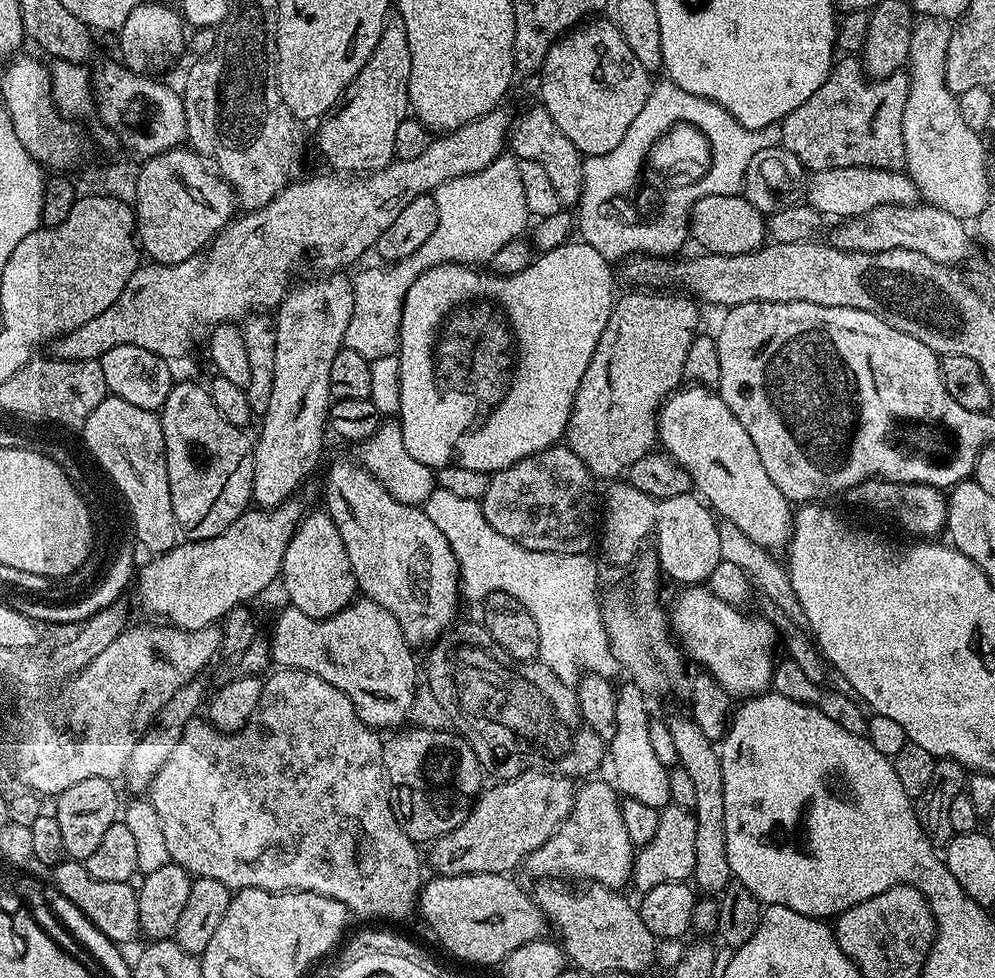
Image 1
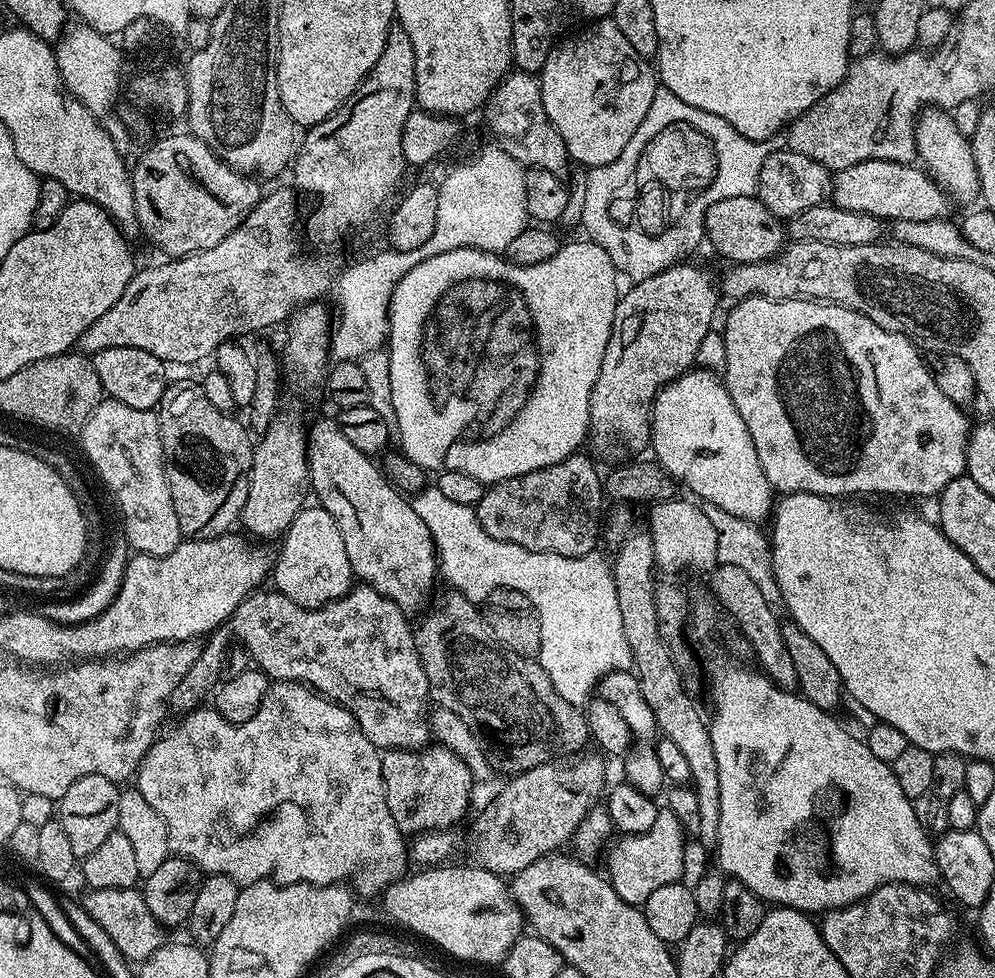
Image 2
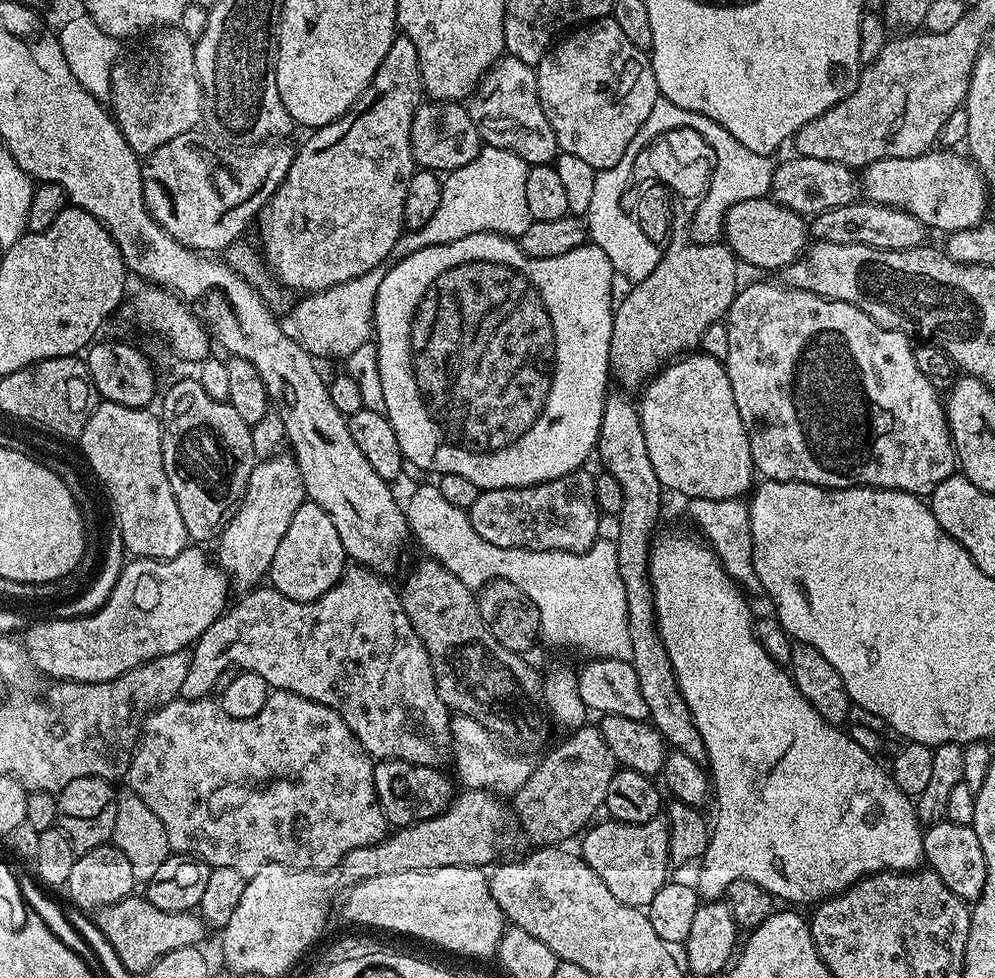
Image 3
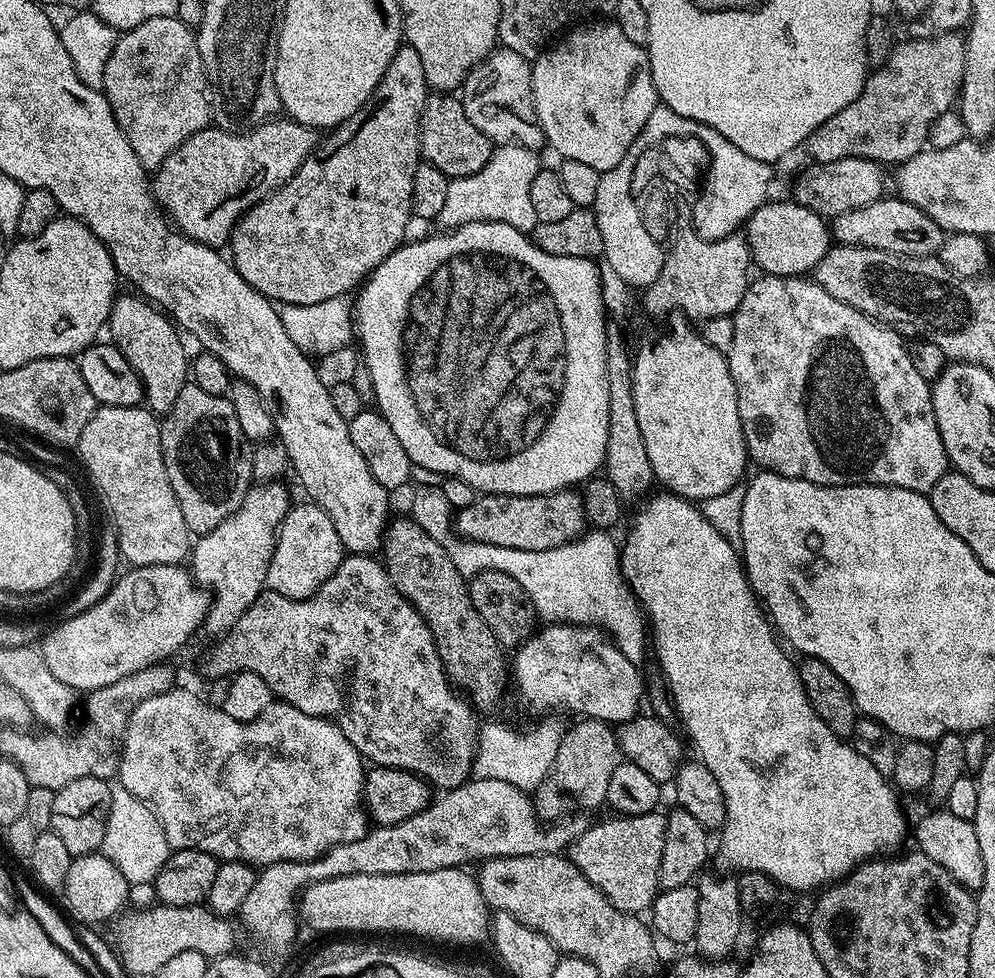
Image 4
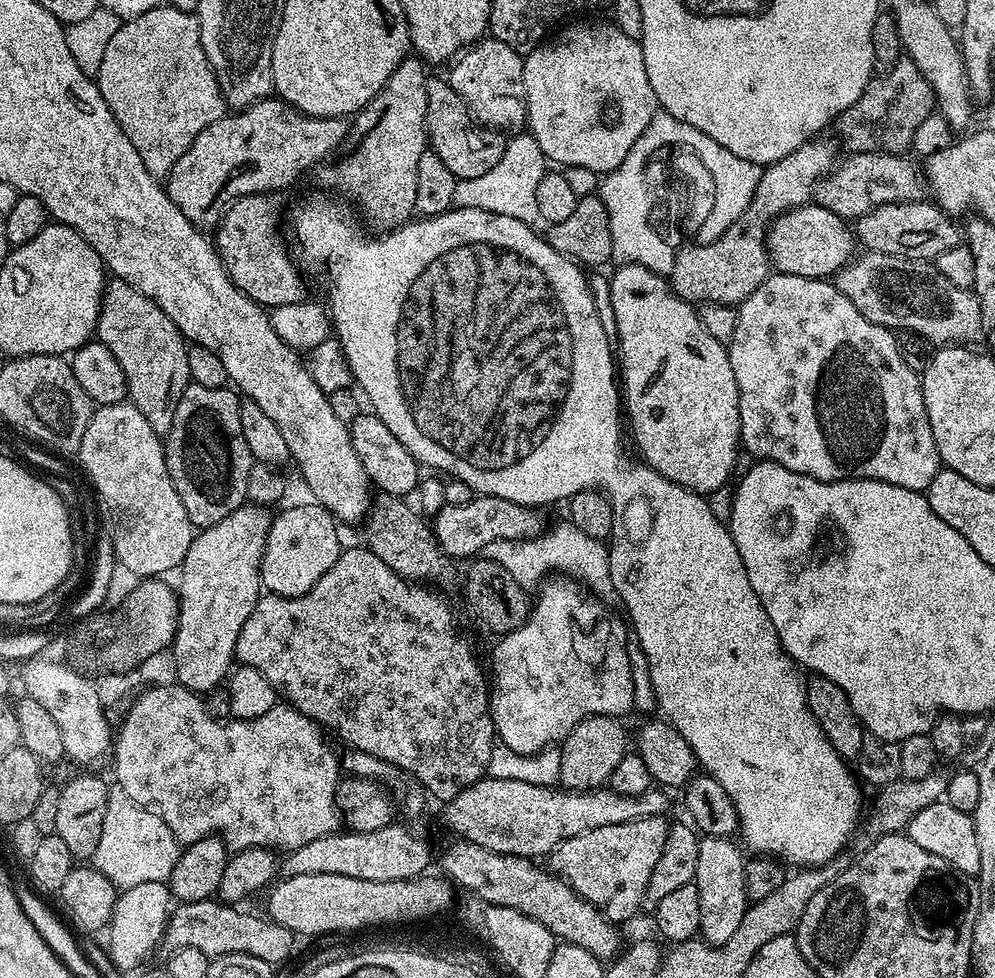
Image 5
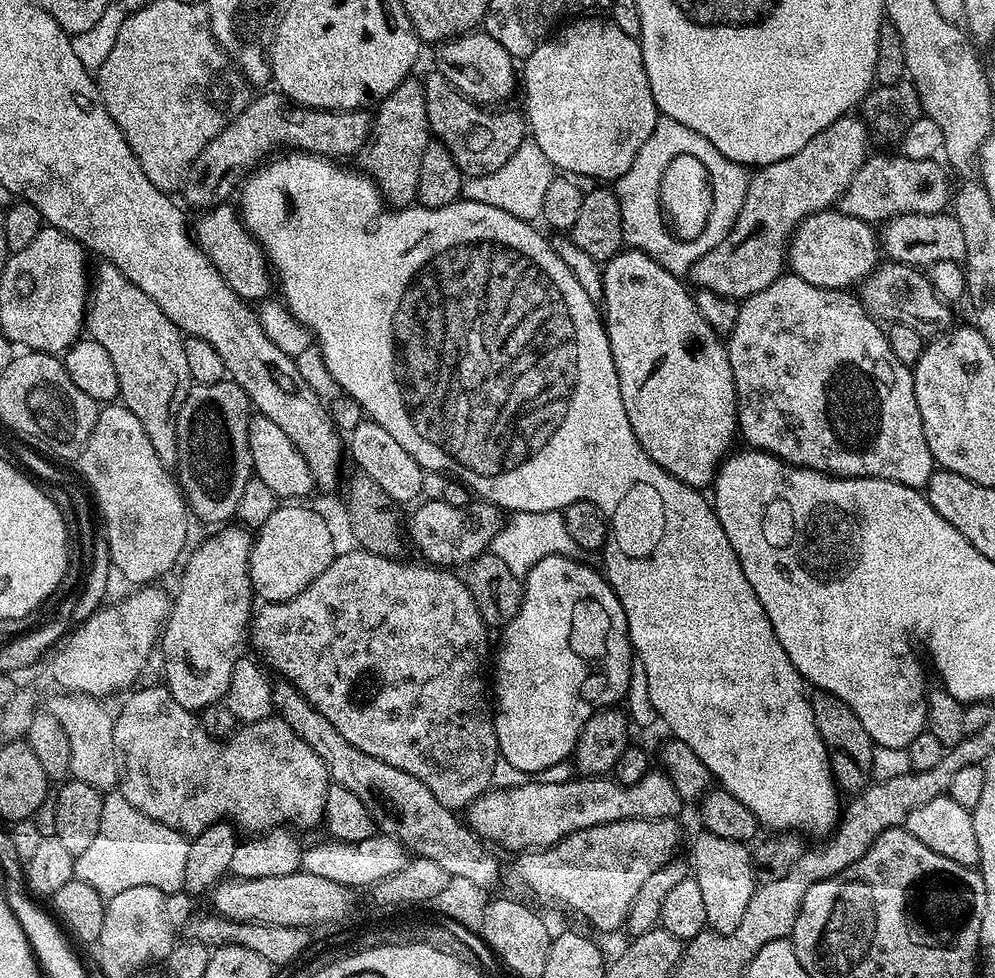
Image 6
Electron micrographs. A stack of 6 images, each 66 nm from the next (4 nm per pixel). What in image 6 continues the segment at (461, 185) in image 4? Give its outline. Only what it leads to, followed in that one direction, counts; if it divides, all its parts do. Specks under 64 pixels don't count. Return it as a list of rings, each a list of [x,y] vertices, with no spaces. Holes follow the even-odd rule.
[[[525,138],[522,146],[518,146],[518,150],[514,150],[508,161],[494,170],[494,174],[465,179],[462,196],[465,200],[482,202],[486,206],[498,206],[498,210],[506,210],[506,214],[514,214],[532,222],[544,211],[546,190],[550,187],[553,175],[552,163],[546,154],[542,154],[542,146],[538,146],[531,138]]]

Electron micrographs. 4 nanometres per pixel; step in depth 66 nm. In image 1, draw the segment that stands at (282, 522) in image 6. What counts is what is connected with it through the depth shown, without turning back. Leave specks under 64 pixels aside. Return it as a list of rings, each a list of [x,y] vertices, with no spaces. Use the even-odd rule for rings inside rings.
[[[319,511],[313,516],[312,513],[305,515],[296,528],[290,546],[286,546],[280,576],[282,584],[284,580],[284,592],[288,595],[287,603],[291,607],[302,610],[302,614],[310,614],[310,618],[325,620],[357,599],[358,589],[342,534],[338,534],[338,526],[334,526],[327,511]]]

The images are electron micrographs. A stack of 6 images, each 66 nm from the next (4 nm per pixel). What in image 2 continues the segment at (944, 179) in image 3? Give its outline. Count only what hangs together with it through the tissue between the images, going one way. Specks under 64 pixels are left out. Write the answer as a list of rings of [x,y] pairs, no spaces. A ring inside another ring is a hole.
[[[867,160],[858,162],[858,166],[839,169],[832,181],[830,200],[842,210],[858,210],[862,214],[876,216],[882,222],[926,222],[947,217],[950,204],[949,193],[923,167],[885,160]]]

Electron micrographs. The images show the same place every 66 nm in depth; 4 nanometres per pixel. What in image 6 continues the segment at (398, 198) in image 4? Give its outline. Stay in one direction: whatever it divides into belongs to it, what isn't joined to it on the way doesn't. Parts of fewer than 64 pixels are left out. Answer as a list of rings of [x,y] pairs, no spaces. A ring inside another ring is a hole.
[[[416,78],[403,80],[385,100],[379,101],[377,108],[380,109],[375,109],[374,112],[372,134],[366,145],[368,157],[365,158],[362,168],[376,181],[380,193],[383,194],[385,201],[389,205],[406,208],[416,200],[418,170],[422,170],[422,153],[425,152],[430,139],[423,83],[419,79],[416,80]],[[231,203],[216,205],[211,210],[204,210],[194,220],[194,239],[197,246],[210,258],[210,262],[222,274],[222,278],[230,286],[230,290],[238,293],[249,302],[263,302],[273,295],[274,276],[264,250],[256,239],[244,227],[239,211],[231,208]]]

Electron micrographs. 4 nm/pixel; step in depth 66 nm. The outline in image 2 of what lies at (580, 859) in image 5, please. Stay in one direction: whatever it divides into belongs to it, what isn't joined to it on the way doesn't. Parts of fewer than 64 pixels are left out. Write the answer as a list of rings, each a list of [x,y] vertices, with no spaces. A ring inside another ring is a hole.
[[[666,806],[661,807],[658,818],[654,818],[654,826],[650,826],[650,830],[613,839],[606,852],[606,879],[612,884],[618,898],[622,898],[622,902],[627,904],[643,906],[646,898],[650,898],[650,894],[654,894],[658,886],[677,883],[684,872],[684,839],[686,833],[682,822],[678,822],[678,818],[674,818],[674,814]]]

